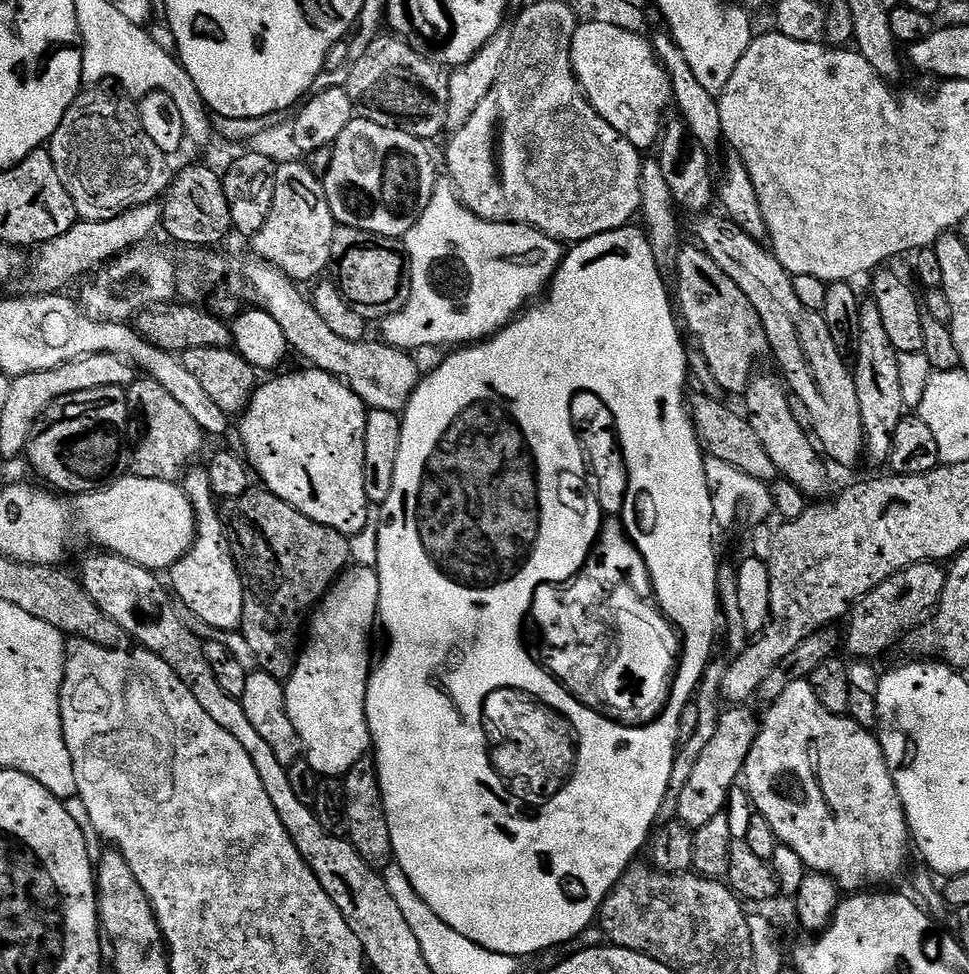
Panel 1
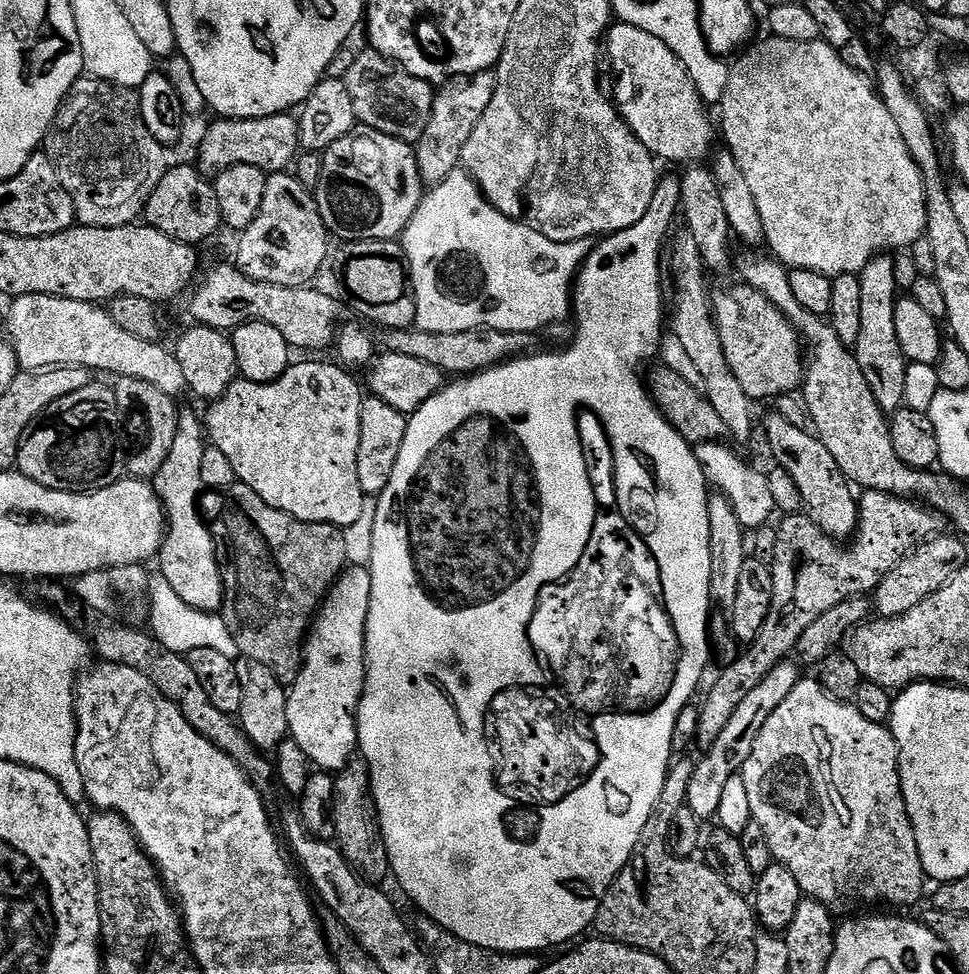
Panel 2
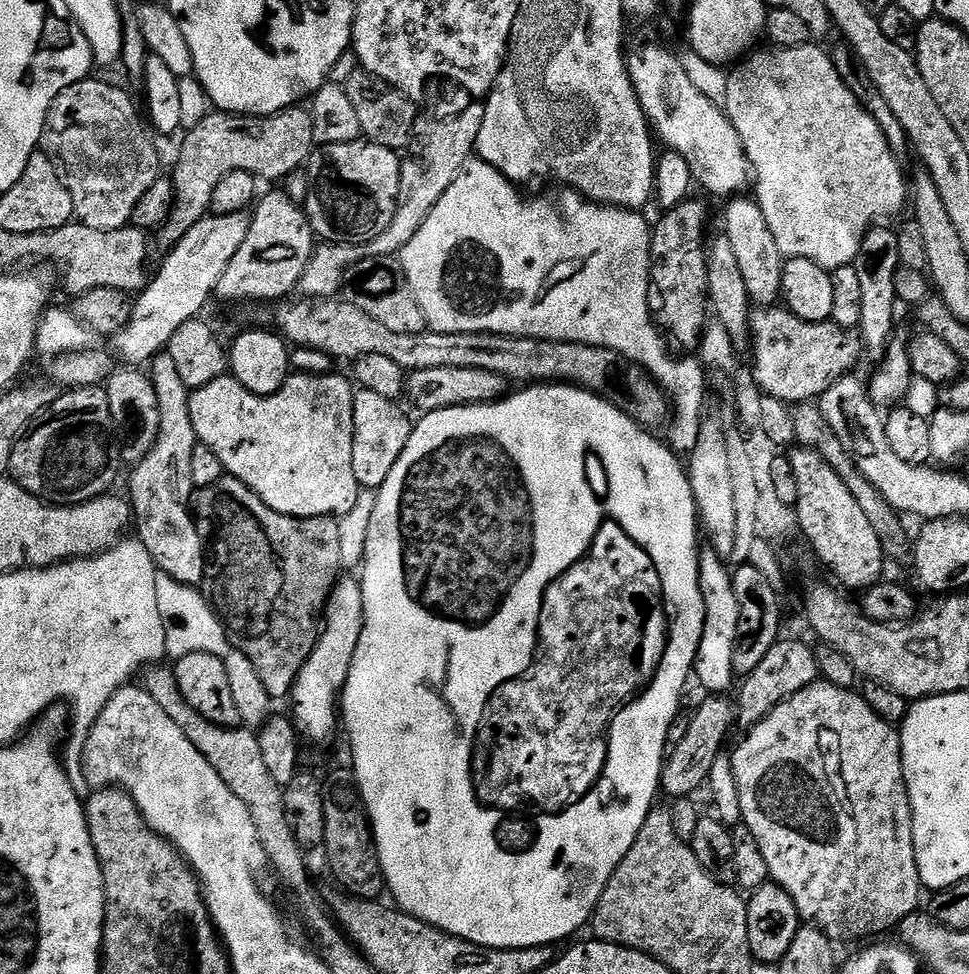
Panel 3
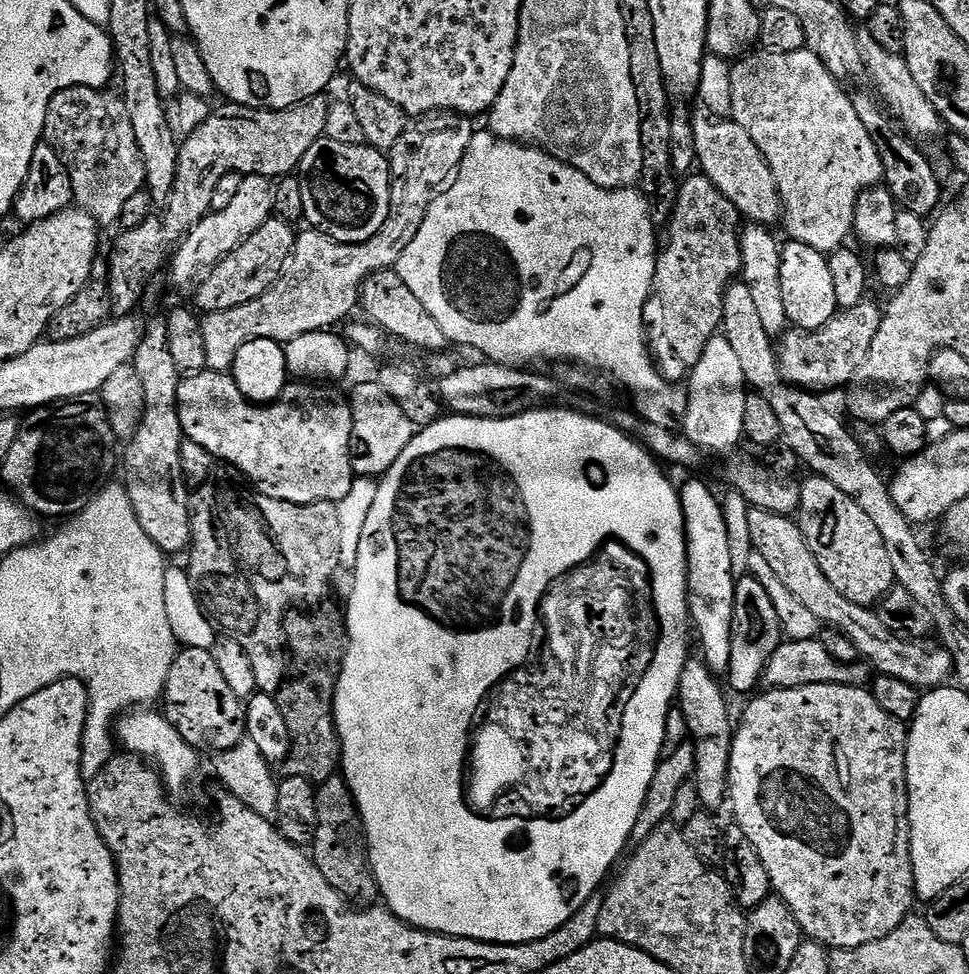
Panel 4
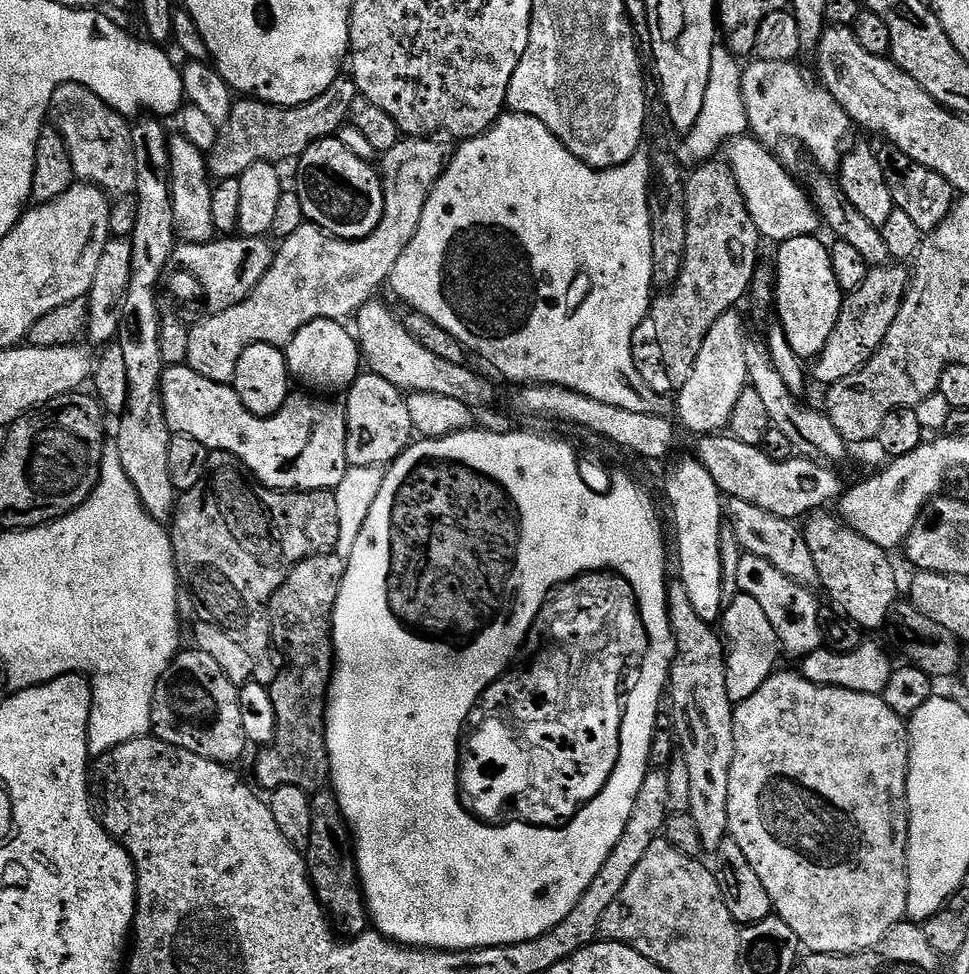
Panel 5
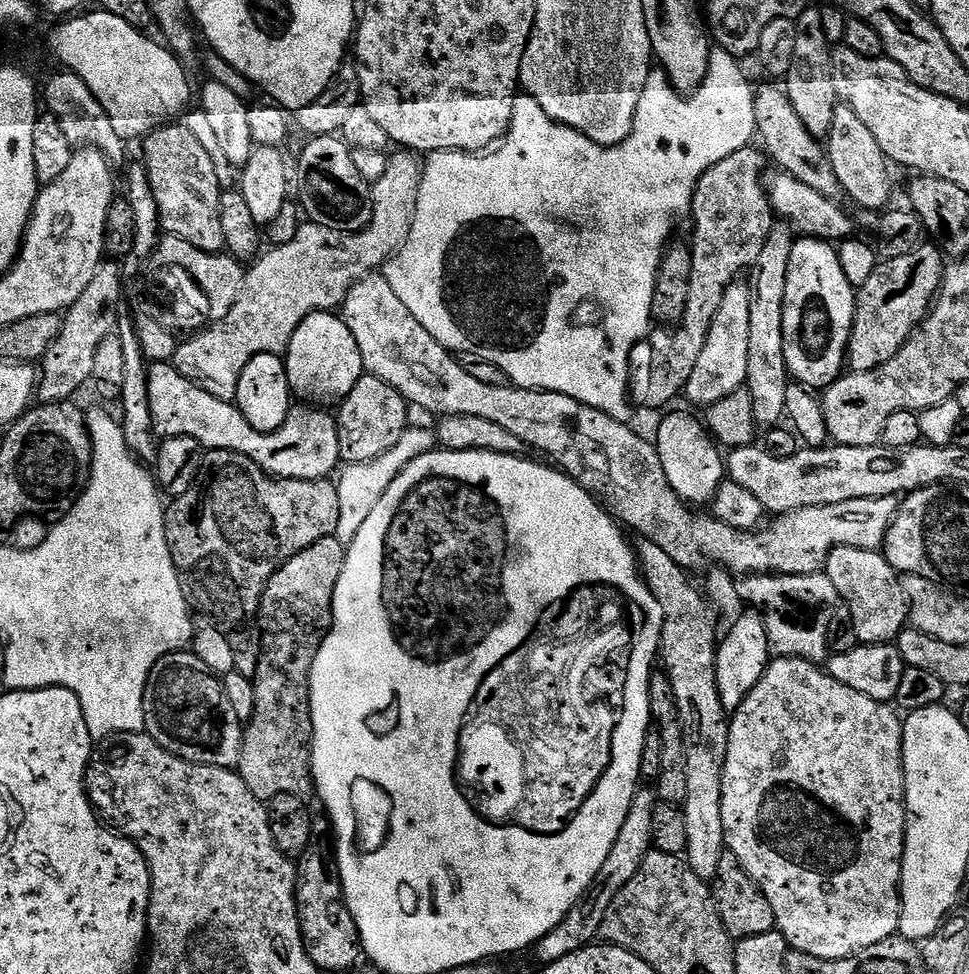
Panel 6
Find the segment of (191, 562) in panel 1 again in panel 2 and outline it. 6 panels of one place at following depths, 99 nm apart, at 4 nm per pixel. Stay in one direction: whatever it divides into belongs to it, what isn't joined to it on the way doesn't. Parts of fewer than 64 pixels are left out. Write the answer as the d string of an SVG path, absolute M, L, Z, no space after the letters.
M181 411L178 434L162 470L154 478L154 487L160 501L164 504L166 531L164 544L158 557L159 575L170 582L176 593L194 606L194 610L219 613L224 607L224 583L220 577L220 562L216 554L216 541L211 527L204 525L200 517L200 492L205 491L202 482L202 454L206 447L206 428L192 412Z

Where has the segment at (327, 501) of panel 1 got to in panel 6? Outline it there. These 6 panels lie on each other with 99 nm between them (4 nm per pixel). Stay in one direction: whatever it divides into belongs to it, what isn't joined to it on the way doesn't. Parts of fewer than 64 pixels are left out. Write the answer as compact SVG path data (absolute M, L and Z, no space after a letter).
M171 362L152 364L148 368L148 393L150 394L150 414L156 427L157 437L189 436L200 443L201 449L237 452L250 457L261 470L278 480L322 480L331 477L341 463L336 417L331 411L325 410L323 407L293 407L288 421L278 430L259 432L254 430L254 426L250 426L250 422L246 422L246 418L233 401L214 398L214 394L202 390L194 382L185 378L177 370L175 364Z

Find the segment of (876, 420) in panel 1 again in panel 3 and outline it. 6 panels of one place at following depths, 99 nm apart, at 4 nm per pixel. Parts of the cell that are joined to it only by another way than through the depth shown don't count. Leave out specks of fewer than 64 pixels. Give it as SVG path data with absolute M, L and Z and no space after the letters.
M888 226L872 227L862 238L862 246L854 261L854 267L858 270L858 287L862 290L862 318L858 335L869 357L883 357L884 350L893 337L896 308L898 309L894 278L901 266L896 232L888 229Z

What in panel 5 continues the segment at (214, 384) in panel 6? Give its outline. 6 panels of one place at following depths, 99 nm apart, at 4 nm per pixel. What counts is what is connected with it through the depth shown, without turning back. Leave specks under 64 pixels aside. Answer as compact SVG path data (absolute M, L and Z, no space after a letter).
M401 138L391 150L383 153L382 159L378 164L378 171L384 182L384 213L378 222L376 229L372 231L365 240L339 240L336 236L330 236L323 232L316 224L303 223L301 227L290 234L289 237L281 239L278 247L275 249L272 265L270 270L266 270L266 274L262 278L262 282L258 282L258 286L254 286L254 290L245 300L238 302L238 306L230 306L230 310L222 310L205 315L205 320L200 320L195 325L189 327L190 334L190 354L188 355L187 365L193 368L198 374L202 374L202 378L210 378L210 382L218 382L219 384L232 384L236 379L236 367L238 366L238 358L242 358L242 350L246 350L255 344L269 344L278 349L283 349L290 341L294 334L298 334L298 330L302 330L302 326L306 326L315 320L338 320L341 322L355 317L357 310L361 308L365 302L373 299L377 295L376 292L380 287L387 285L392 278L394 266L398 266L398 258L402 258L402 250L406 250L406 246L410 246L410 242L414 238L414 234L418 234L418 222L422 222L422 210L426 206L428 196L432 192L432 187L440 181L440 175L444 173L446 167L446 152L444 156L444 148L440 145L441 141L436 138Z

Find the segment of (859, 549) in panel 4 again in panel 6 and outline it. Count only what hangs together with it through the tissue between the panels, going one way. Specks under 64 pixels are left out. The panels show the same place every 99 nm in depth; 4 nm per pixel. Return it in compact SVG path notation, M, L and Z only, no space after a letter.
M836 548L828 556L828 563L826 565L826 574L830 578L830 582L834 586L839 603L845 604L850 610L852 621L854 622L854 634L857 641L861 644L886 644L895 641L896 637L904 631L906 625L909 623L908 619L908 603L900 589L900 576L892 569L890 562L885 558L883 551L877 550L871 552L870 550L858 550L857 548Z

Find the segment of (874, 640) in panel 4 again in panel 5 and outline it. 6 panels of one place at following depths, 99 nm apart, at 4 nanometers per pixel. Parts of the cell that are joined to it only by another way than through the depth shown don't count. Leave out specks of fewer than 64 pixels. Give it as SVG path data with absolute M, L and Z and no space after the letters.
M734 499L727 501L726 520L734 526L740 547L747 555L770 562L770 566L782 570L786 578L798 582L803 588L815 589L819 585L818 566L814 566L814 554L806 542L803 531L793 521L778 518L778 514L770 514L758 506L750 506L750 502Z

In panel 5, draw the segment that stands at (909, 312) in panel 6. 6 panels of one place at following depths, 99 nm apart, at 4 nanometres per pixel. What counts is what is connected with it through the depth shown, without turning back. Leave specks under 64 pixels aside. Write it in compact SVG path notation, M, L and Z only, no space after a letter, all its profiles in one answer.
M876 266L871 269L866 278L866 282L862 282L862 286L856 292L849 292L845 295L844 305L840 311L838 322L834 326L834 334L830 334L830 342L826 344L824 349L820 351L819 356L815 357L813 368L810 368L811 379L817 380L823 386L831 386L842 382L842 378L850 378L850 374L854 374L862 366L866 366L866 362L875 354L882 346L882 342L886 338L886 334L890 330L890 326L894 326L894 322L898 318L898 312L902 310L902 302L905 294L908 293L908 281L910 279L909 269L904 266Z

